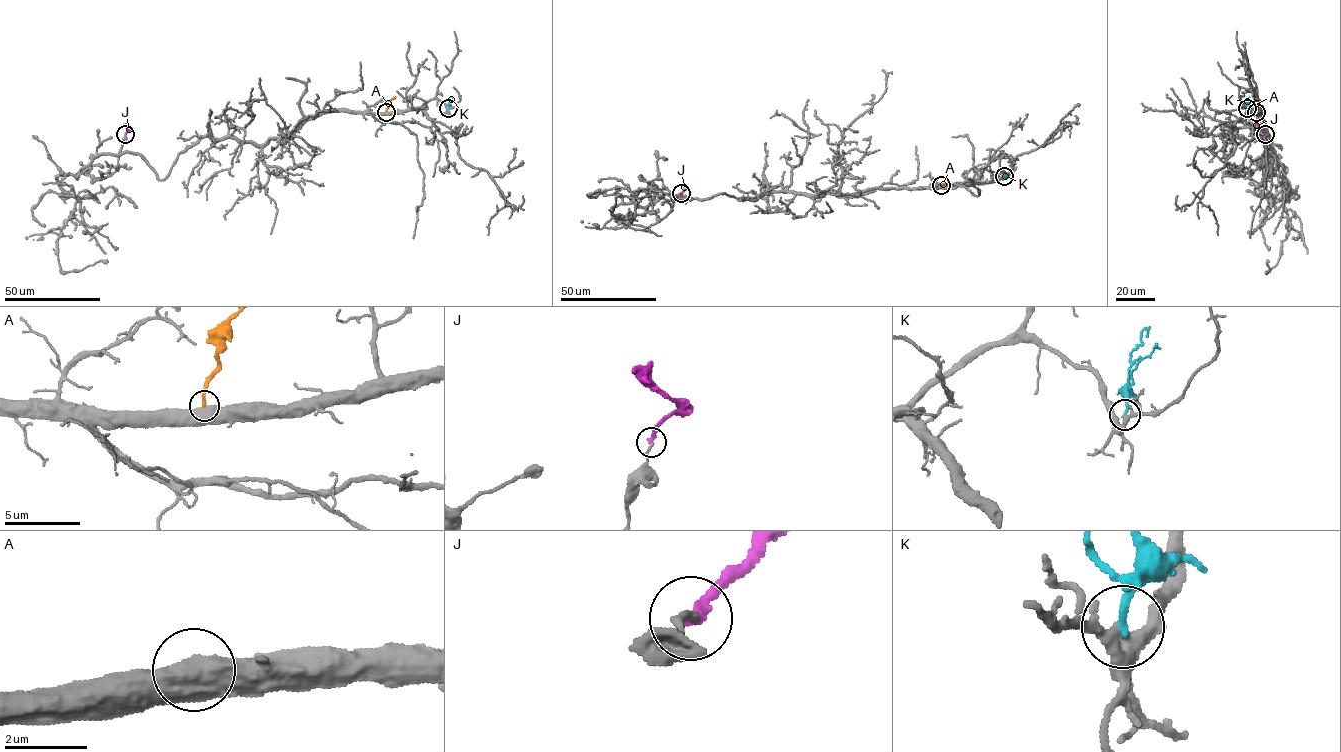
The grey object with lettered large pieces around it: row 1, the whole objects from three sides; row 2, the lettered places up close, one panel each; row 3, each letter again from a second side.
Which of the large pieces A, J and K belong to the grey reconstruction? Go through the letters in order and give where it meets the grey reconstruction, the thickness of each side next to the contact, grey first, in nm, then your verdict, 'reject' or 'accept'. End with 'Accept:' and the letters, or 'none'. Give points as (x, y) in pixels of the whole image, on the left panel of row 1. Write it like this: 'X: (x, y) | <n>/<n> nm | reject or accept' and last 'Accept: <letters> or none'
A: (386, 112) | 750/200 nm | reject
J: (125, 134) | 160/220 nm | reject
K: (448, 108) | 280/200 nm | reject
Accept: none

